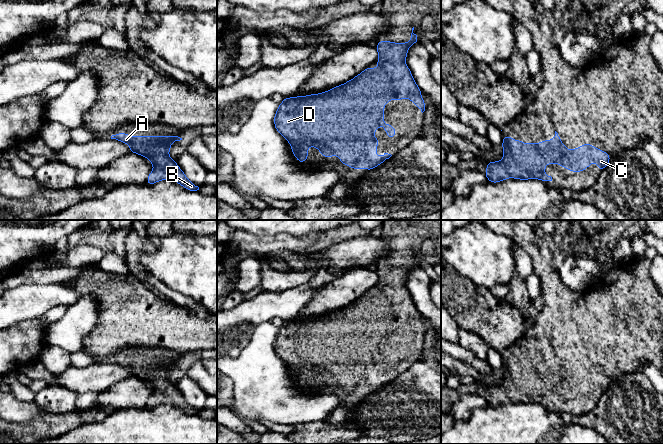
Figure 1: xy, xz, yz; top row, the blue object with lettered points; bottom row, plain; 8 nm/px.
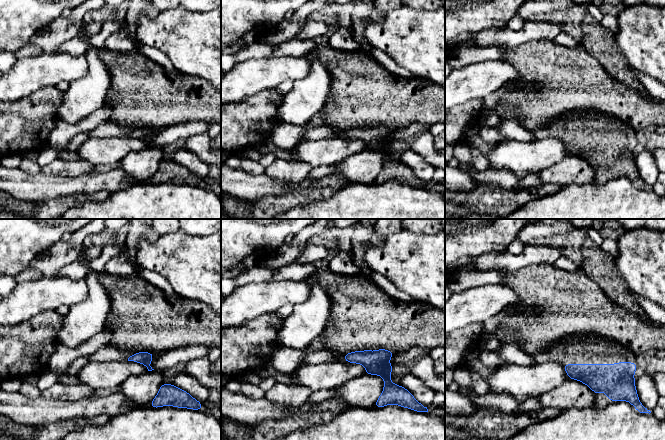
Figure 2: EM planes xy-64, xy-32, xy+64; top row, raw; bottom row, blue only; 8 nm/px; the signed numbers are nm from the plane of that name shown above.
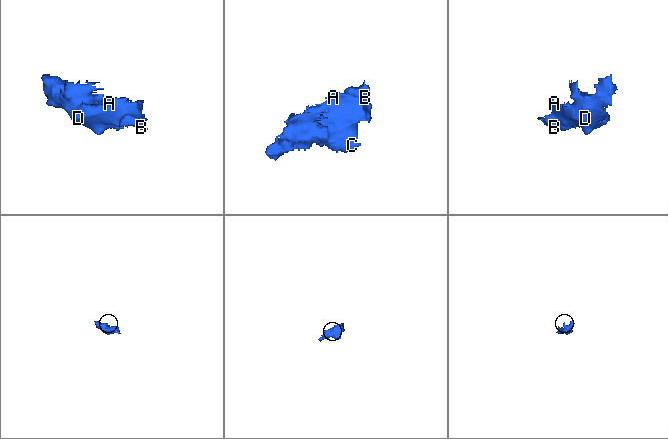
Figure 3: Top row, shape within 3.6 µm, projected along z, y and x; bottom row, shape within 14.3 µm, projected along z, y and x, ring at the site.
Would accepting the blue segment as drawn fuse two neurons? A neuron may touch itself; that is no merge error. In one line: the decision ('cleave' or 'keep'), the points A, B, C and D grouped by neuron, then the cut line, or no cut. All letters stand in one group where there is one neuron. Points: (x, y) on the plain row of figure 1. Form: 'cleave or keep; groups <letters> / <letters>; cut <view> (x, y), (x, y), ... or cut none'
keep; groups A B C D; cut none

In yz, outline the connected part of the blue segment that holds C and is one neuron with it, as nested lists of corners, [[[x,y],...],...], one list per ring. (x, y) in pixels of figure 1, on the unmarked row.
[[[556,355],[553,363],[540,367],[525,368],[522,364],[503,360],[501,369],[503,383],[486,387],[487,393],[484,398],[491,407],[508,402],[552,405],[552,401],[545,398],[547,388],[559,388],[568,392],[570,396],[582,396],[596,385],[601,396],[611,384],[608,376],[594,372],[593,368],[582,368],[570,375],[561,366],[561,361]]]

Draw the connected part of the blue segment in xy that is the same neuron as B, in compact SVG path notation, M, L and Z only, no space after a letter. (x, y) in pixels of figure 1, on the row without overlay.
M117 357L112 359L111 363L128 368L130 377L136 377L150 384L154 393L147 401L148 409L168 403L177 406L187 414L199 414L199 411L193 408L177 390L175 383L169 381L172 367L182 362L178 360L129 360L127 357Z

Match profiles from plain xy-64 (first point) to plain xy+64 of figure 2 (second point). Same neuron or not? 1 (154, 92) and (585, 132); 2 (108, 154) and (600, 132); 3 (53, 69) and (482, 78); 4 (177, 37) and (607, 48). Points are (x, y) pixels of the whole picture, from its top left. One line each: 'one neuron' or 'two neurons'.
1: two neurons
2: two neurons
3: one neuron
4: two neurons

